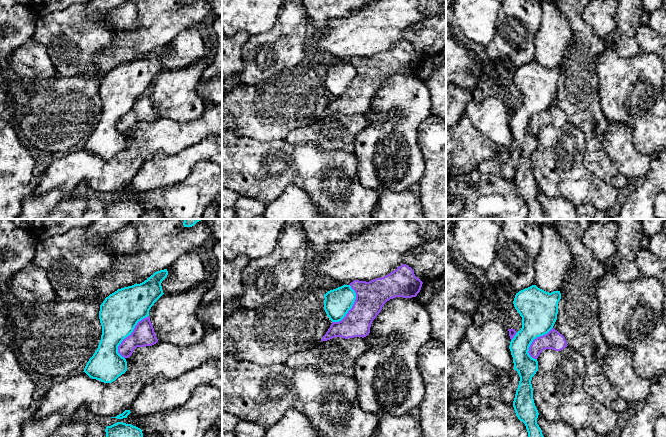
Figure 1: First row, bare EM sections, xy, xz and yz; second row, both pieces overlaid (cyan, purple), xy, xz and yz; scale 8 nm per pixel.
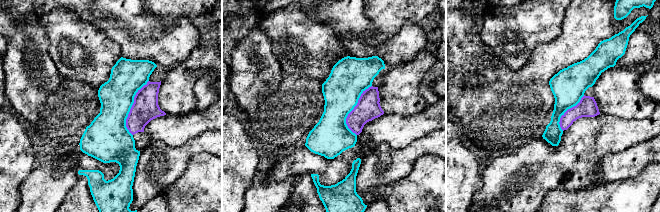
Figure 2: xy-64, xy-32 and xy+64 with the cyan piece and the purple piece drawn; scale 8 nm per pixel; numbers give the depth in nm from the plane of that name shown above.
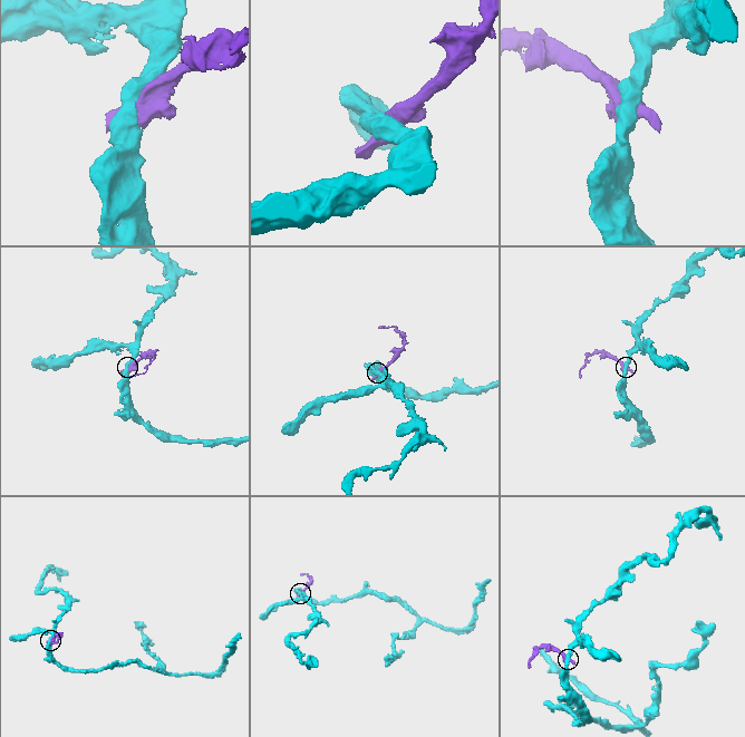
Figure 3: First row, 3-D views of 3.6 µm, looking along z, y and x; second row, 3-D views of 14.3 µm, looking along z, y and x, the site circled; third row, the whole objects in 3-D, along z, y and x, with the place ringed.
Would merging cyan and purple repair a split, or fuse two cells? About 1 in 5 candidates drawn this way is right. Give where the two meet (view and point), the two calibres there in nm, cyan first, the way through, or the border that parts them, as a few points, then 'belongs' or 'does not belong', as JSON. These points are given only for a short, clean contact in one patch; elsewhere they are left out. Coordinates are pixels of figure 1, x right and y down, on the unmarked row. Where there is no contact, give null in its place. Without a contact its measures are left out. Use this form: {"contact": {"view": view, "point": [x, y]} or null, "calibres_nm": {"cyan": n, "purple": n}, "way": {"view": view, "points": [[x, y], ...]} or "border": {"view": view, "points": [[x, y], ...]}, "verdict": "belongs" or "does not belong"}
{"contact": {"view": "xy", "point": [128, 111]}, "calibres_nm": {"cyan": 320, "purple": 180}, "verdict": "does not belong"}

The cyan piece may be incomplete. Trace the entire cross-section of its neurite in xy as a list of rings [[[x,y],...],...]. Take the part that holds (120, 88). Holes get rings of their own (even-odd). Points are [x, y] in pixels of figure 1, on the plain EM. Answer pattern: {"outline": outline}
{"outline": [[[167,45],[157,47],[144,58],[118,65],[105,74],[99,87],[102,102],[101,116],[83,147],[90,154],[104,159],[112,159],[127,147],[127,137],[118,129],[118,122],[131,111],[139,97],[149,92],[151,83],[164,70],[161,59],[167,51]]]}

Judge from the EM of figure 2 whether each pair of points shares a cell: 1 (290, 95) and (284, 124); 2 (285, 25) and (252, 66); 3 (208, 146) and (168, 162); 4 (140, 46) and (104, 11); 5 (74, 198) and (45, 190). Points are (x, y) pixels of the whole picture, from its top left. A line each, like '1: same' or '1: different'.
1: same
2: different
3: same
4: same
5: different

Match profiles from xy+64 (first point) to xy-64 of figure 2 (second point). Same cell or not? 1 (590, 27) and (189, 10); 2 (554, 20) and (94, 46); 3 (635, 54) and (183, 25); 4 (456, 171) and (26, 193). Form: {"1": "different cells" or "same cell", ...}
{"1": "same cell", "2": "same cell", "3": "same cell", "4": "different cells"}

